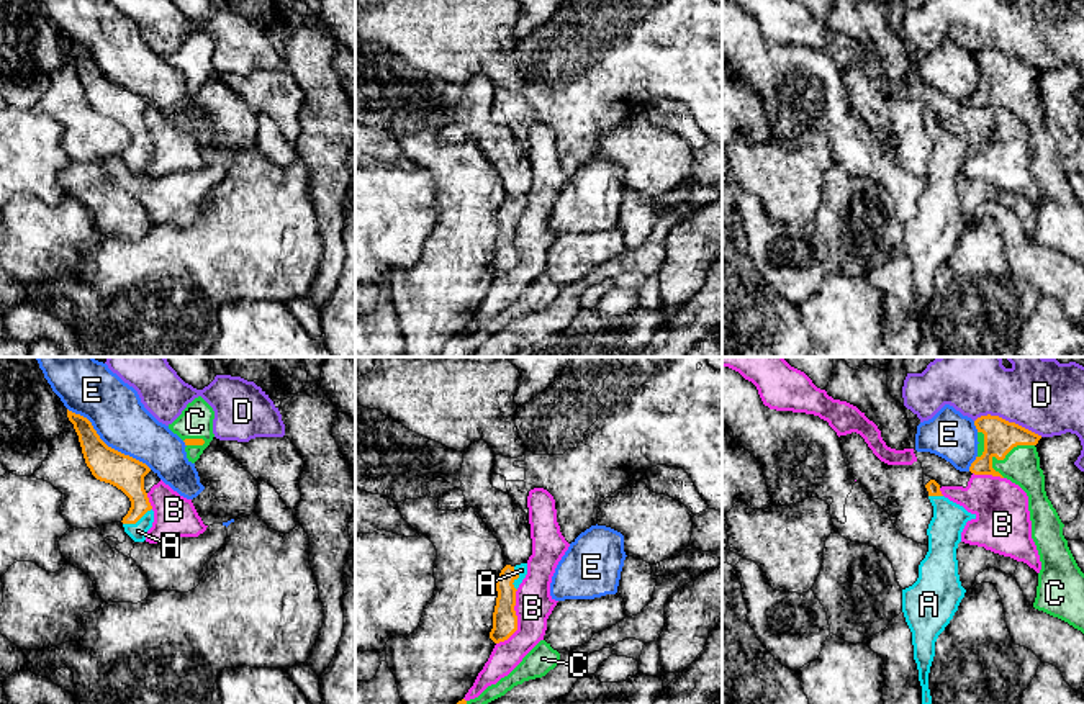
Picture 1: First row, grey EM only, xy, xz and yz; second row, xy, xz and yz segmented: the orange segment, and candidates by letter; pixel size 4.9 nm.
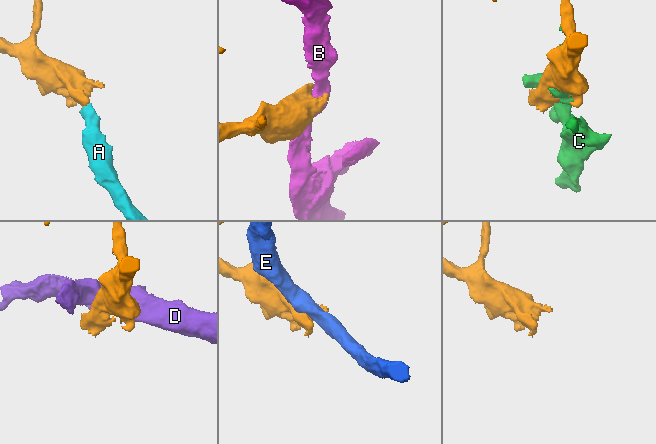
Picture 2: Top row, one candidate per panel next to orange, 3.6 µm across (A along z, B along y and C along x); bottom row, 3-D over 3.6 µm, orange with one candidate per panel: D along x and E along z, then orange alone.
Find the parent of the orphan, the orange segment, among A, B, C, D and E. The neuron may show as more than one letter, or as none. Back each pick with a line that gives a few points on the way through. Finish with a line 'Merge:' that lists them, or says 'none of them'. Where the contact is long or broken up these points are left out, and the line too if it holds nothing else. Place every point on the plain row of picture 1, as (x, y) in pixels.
A: across xy (126, 107), (136, 126), (136, 154), (138, 164)
Merge: A, C

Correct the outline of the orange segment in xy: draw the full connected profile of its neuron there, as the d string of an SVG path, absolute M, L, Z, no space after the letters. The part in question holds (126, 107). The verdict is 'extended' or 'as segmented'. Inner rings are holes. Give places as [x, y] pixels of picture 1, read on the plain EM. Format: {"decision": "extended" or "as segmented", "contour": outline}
{"decision": "extended", "contour": "M67 43L67 51L79 69L82 87L92 108L121 123L131 134L128 147L123 151L124 165L134 175L144 175L154 156L154 144L144 123L144 110L151 102L111 80L108 80L92 56Z"}

